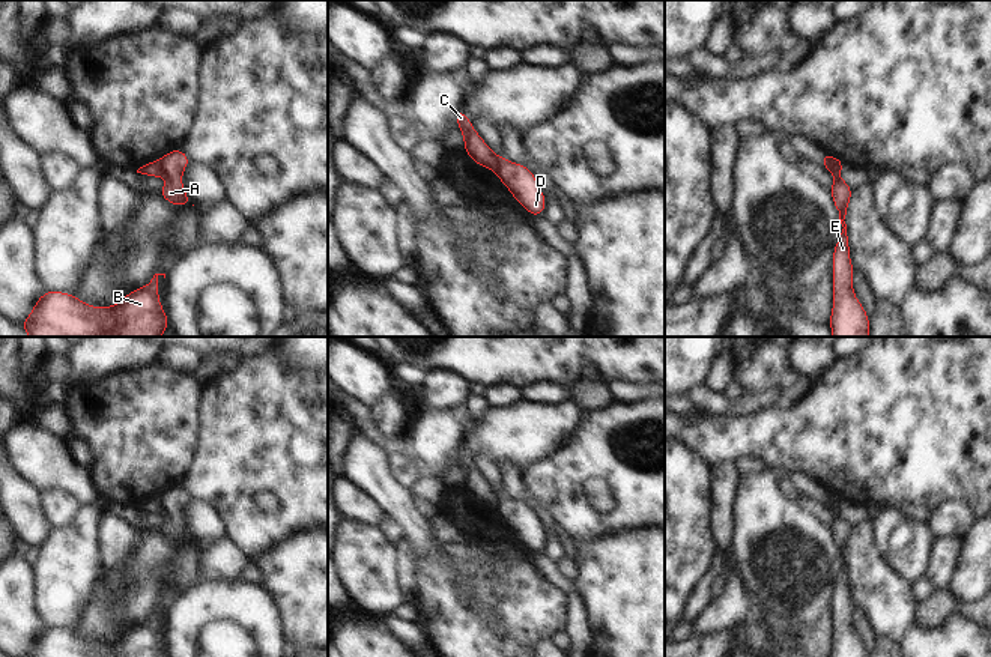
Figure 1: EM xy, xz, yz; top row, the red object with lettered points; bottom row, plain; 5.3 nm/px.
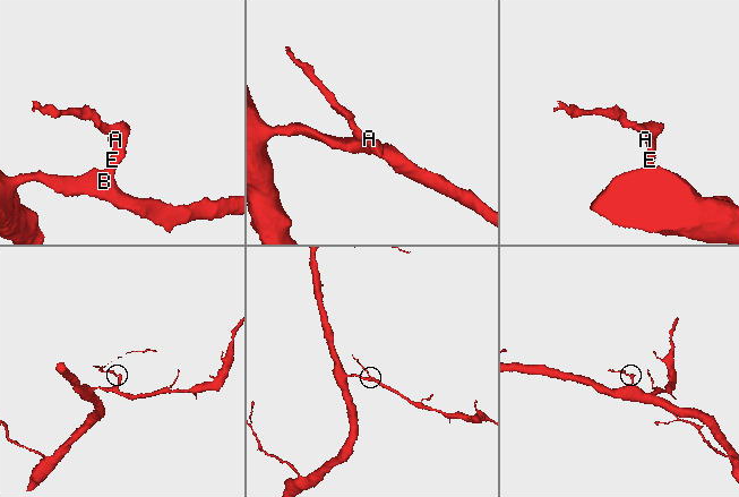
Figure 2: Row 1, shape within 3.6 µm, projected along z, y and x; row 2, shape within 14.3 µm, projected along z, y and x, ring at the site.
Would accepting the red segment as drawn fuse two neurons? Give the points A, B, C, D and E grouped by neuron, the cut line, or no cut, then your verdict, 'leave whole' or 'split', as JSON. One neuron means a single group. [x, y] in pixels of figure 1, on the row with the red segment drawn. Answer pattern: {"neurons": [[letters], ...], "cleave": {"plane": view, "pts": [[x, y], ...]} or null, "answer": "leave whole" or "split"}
{"neurons": [["A", "B", "D", "E"], ["C"]], "cleave": {"plane": "xy", "pts": [[160, 160], [163, 173]]}, "answer": "split"}

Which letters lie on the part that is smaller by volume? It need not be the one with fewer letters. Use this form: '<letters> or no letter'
C

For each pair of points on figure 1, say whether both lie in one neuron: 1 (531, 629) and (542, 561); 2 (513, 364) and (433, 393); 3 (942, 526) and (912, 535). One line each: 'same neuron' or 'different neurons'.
1: different neurons
2: different neurons
3: different neurons

